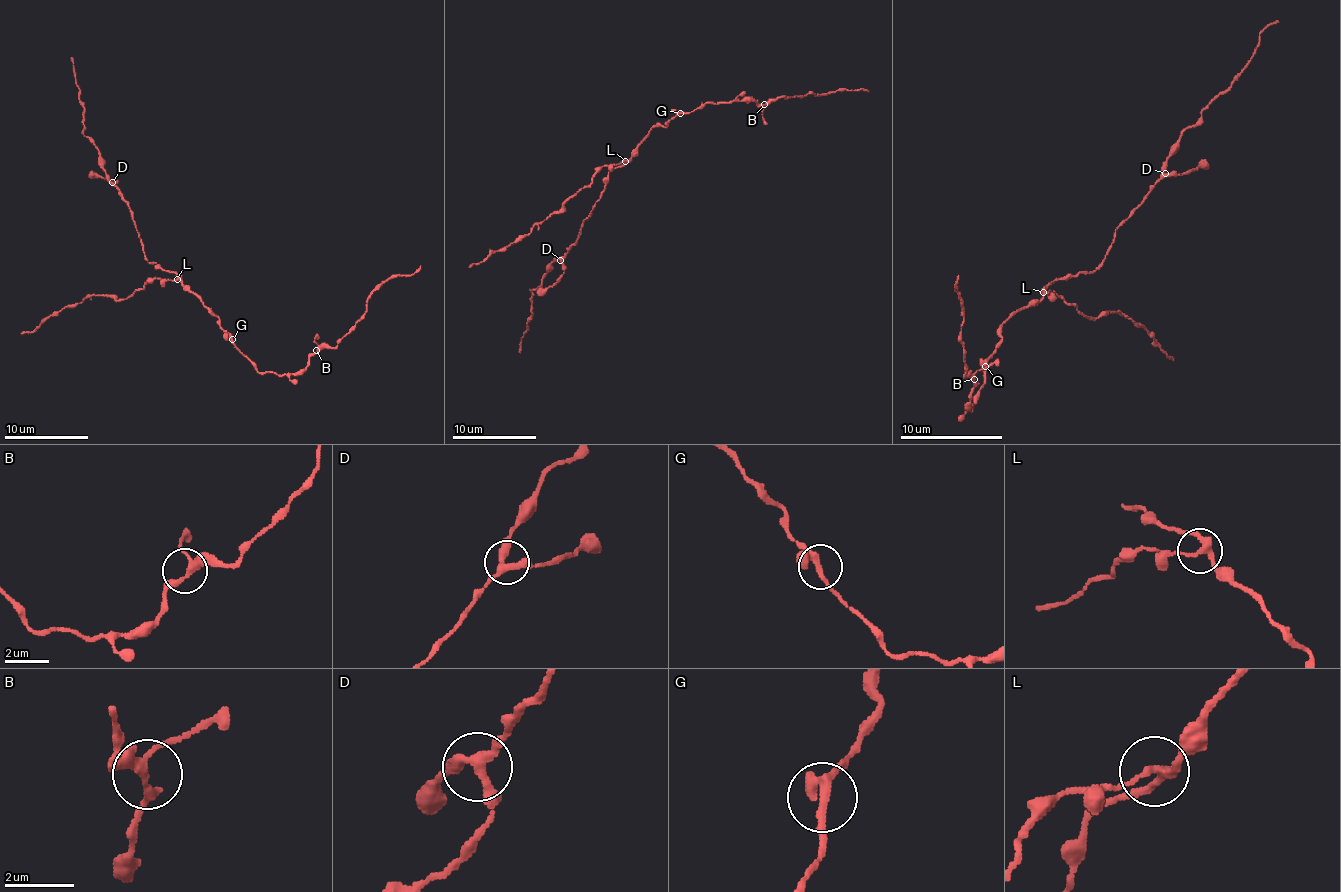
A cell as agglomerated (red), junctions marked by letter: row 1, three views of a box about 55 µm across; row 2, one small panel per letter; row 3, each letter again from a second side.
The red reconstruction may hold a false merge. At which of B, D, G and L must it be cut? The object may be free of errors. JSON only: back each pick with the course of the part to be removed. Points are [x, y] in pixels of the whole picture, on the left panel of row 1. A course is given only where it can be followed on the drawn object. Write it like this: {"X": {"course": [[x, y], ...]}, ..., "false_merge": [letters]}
{"L": {"course": [[177, 278], [152, 278], [123, 299], [110, 295], [87, 295], [79, 303], [47, 316], [33, 331], [20, 333]]}, "false_merge": ["L"]}

